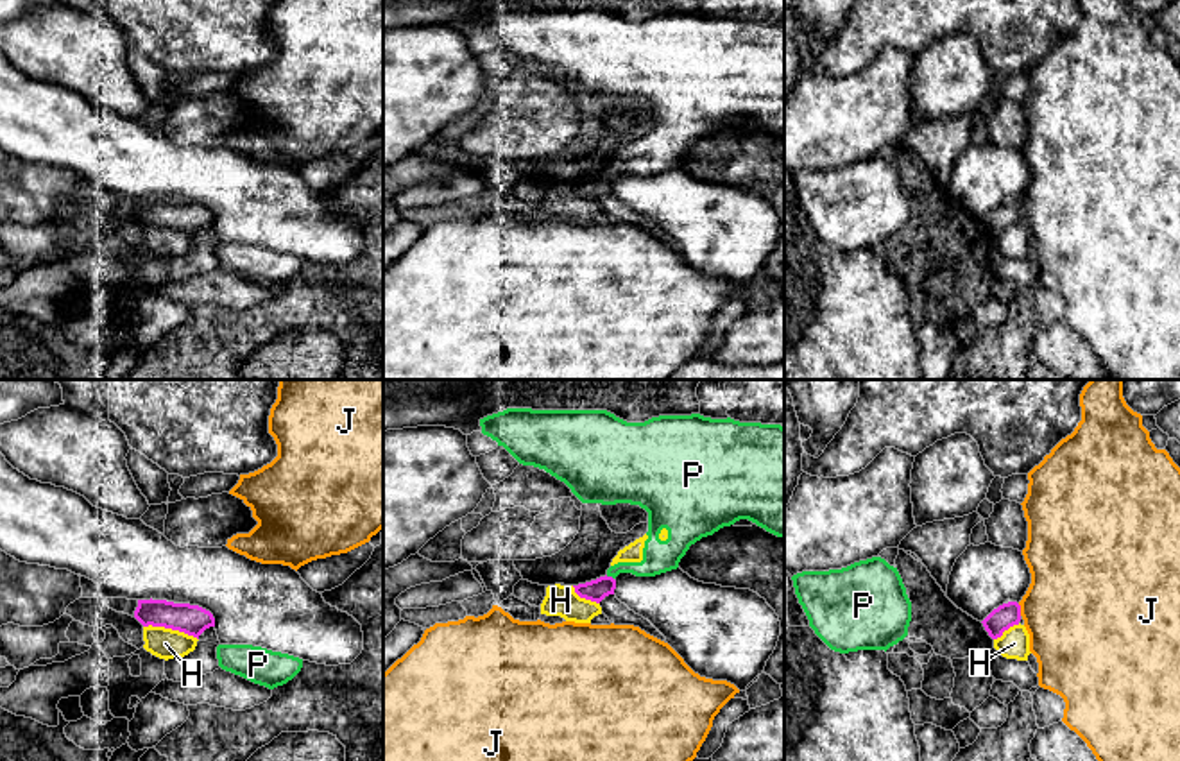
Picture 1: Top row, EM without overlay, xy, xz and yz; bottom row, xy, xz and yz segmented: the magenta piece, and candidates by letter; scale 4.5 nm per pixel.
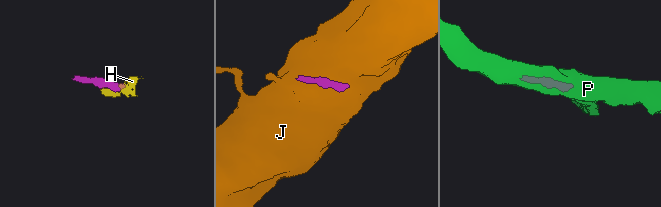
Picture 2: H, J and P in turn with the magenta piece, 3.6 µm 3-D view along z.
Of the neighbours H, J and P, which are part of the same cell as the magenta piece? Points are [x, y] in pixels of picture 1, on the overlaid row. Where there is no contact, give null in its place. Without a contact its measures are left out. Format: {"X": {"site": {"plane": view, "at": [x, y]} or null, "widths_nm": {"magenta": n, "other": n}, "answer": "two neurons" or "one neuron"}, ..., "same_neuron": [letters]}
{"H": {"site": {"plane": "xy", "at": [171, 627]}, "widths_nm": {"magenta": 140, "other": 140}, "answer": "two neurons"}, "J": {"site": {"plane": "yz", "at": [1019, 609]}, "widths_nm": {"magenta": 110, "other": 460}, "answer": "two neurons"}, "P": {"site": {"plane": "xz", "at": [609, 577]}, "widths_nm": {"magenta": 100, "other": 140}, "answer": "two neurons"}, "same_neuron": []}

